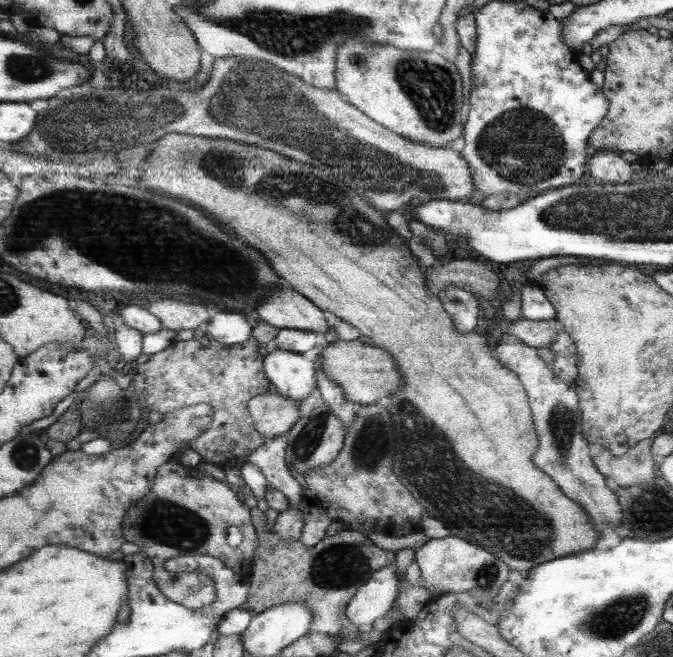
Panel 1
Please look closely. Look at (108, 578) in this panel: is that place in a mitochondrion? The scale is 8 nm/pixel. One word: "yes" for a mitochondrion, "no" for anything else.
no

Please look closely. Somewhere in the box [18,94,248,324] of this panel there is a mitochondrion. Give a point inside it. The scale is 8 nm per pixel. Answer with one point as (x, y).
(40, 217)

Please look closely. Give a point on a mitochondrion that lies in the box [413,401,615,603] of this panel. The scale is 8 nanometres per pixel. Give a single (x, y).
(484, 578)

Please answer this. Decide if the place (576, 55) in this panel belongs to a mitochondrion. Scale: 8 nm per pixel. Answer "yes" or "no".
no

